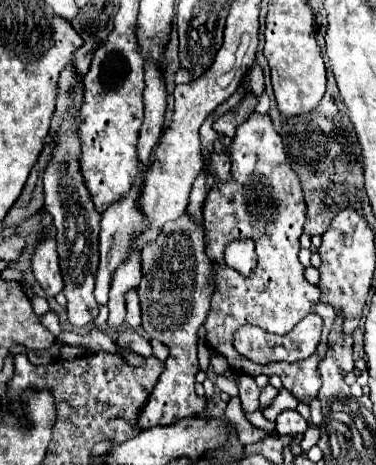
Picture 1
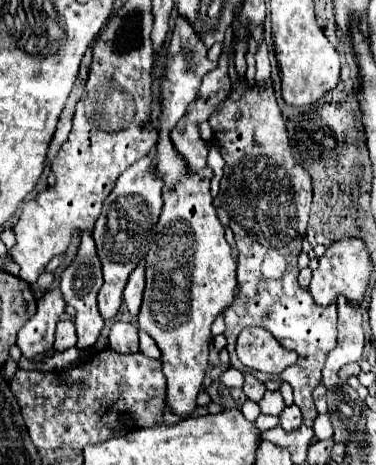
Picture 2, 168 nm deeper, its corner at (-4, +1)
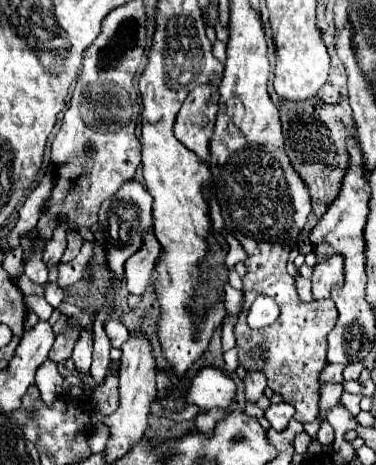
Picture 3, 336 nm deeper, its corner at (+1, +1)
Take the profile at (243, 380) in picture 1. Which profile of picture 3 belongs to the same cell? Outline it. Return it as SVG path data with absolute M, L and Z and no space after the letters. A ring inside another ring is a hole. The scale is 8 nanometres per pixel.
M250 371L244 379L244 393L246 393L246 401L256 403L266 389L266 377L262 375L262 371Z

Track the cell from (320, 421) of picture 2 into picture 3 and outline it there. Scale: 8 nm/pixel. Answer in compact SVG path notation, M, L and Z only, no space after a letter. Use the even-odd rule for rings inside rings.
M328 383L322 387L322 393L320 393L320 415L318 415L318 421L324 421L326 419L326 413L338 405L340 401L340 395L344 391L344 385L342 383Z

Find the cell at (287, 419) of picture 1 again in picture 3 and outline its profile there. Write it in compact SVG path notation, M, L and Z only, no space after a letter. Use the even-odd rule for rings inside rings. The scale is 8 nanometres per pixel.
M280 403L280 405L272 405L268 411L266 411L266 419L270 421L272 429L276 431L282 431L286 429L288 421L294 417L294 407L290 407L288 403Z

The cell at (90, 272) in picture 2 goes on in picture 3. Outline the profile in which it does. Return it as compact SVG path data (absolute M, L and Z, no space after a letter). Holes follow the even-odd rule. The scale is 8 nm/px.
M82 327L80 337L72 349L72 359L78 371L86 373L90 371L90 363L92 363L92 333L88 329Z

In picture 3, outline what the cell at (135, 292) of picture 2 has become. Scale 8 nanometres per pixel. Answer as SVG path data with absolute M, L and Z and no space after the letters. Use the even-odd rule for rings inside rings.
M152 229L146 233L144 245L138 253L134 253L128 261L126 261L126 287L130 293L134 295L144 295L146 287L152 281L152 271L154 271L154 263L158 259L158 241L152 235Z

